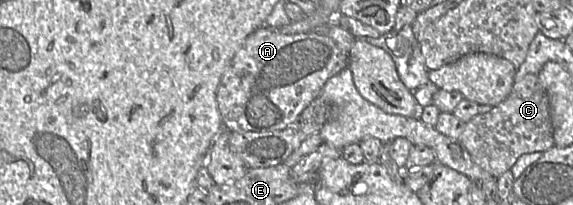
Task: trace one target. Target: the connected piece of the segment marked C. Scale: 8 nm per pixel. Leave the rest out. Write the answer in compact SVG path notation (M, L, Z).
M527 74L521 80L514 82L509 95L500 104L492 107L486 113L479 113L465 123L464 130L458 138L466 148L471 159L494 178L510 170L517 159L526 153L544 153L555 146L551 110L546 91L538 80L537 74Z

